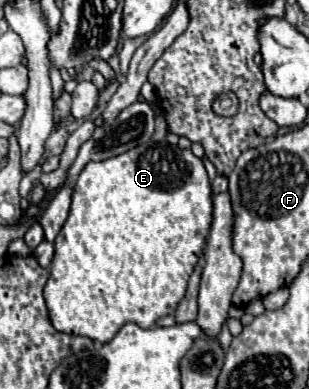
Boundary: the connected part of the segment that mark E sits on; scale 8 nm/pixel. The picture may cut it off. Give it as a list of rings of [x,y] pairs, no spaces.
[[[150,140],[146,146],[136,146],[126,154],[102,162],[88,162],[74,184],[70,216],[56,236],[56,254],[44,286],[50,322],[60,332],[88,336],[104,344],[126,322],[150,328],[158,318],[174,314],[186,294],[190,272],[202,254],[210,224],[210,180],[202,160],[190,150]]]

